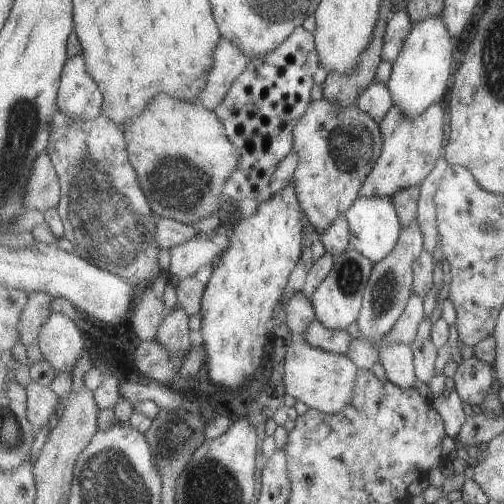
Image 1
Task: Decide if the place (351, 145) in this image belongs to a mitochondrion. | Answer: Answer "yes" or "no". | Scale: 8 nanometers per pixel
yes

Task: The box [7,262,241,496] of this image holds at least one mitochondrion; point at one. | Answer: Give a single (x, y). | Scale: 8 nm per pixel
(173, 435)

